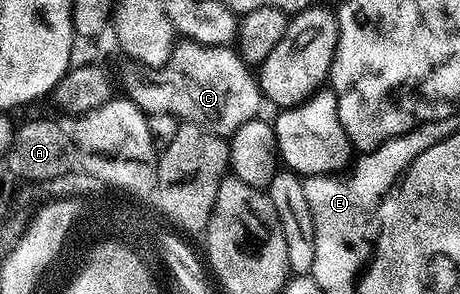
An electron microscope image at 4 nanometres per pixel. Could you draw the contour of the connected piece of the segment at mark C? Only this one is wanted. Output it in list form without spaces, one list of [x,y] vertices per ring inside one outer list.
[[[183,41],[171,52],[165,66],[140,66],[135,70],[139,71],[127,75],[126,94],[144,113],[169,113],[183,123],[205,125],[214,135],[224,137],[230,137],[258,113],[261,96],[256,72],[230,46],[205,47]]]

